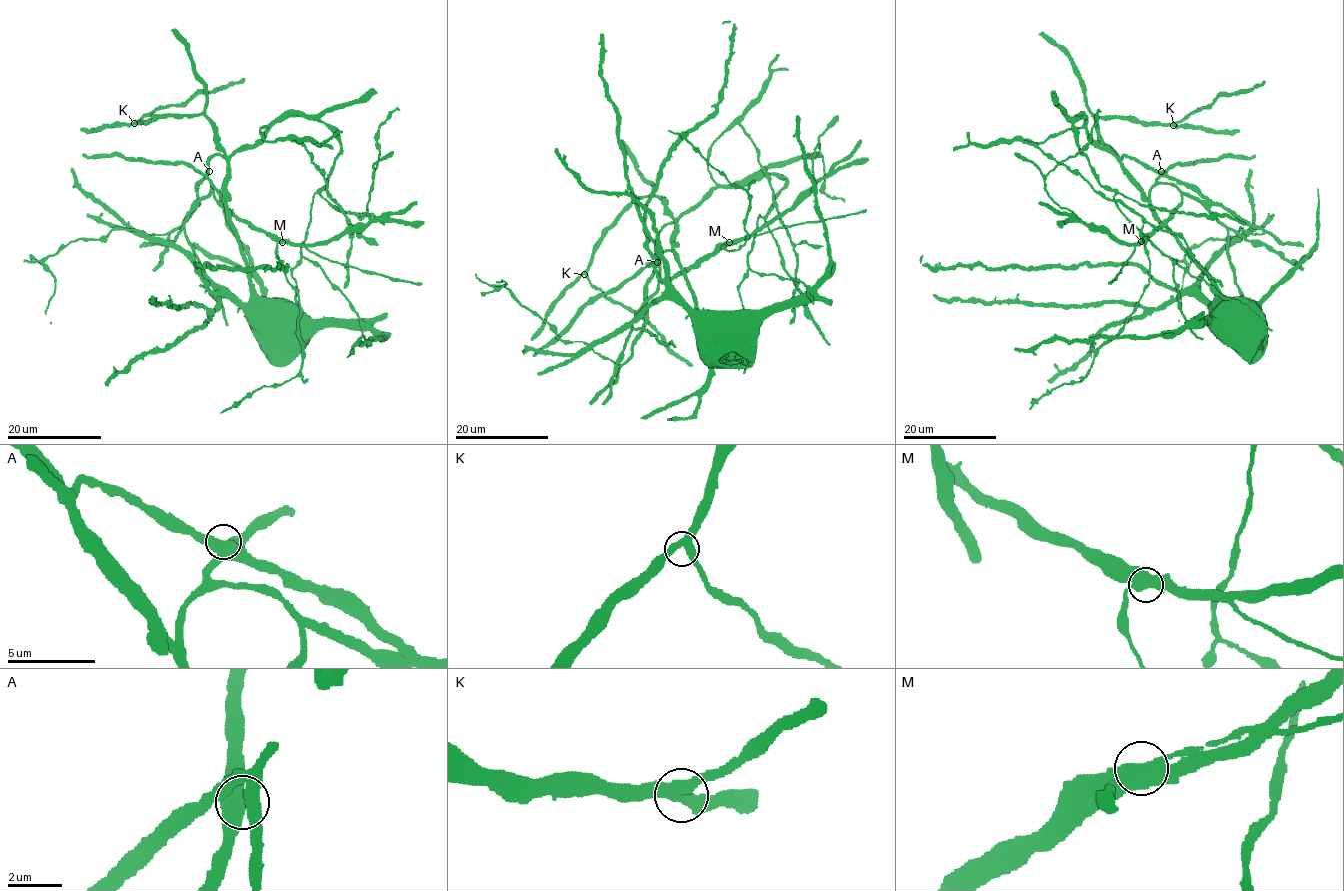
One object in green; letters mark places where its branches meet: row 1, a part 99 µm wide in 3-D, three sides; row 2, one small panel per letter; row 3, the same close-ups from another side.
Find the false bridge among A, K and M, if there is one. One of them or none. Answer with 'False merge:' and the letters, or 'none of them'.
False merge: none of them

